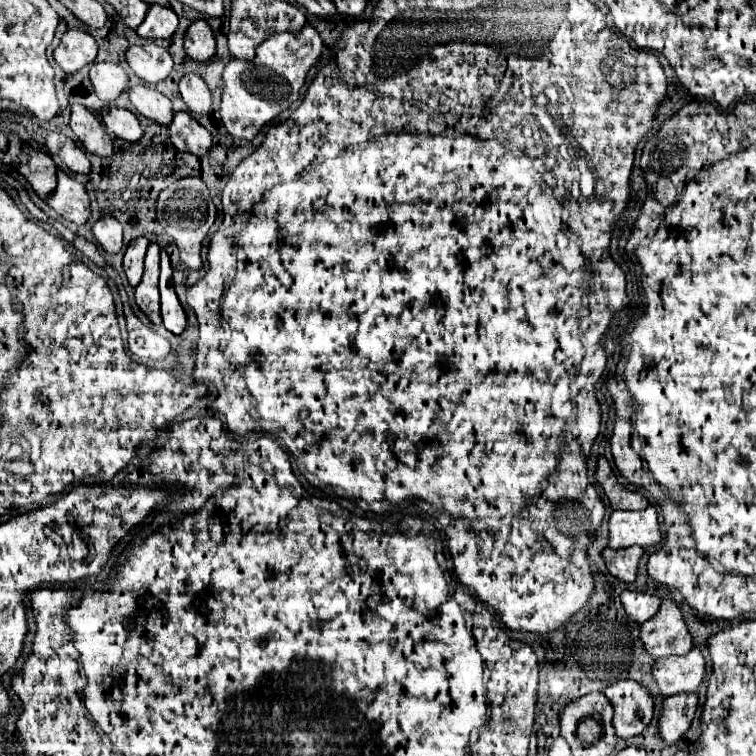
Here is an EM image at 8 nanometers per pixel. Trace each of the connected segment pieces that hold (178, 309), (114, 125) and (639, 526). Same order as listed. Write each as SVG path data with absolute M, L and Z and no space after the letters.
M163 268L161 278L159 278L159 290L161 290L161 316L163 316L163 324L169 332L173 334L181 334L185 330L187 324L187 316L185 310L175 294L173 282L171 282L171 270L167 272Z
M107 106L107 108L101 110L101 116L103 116L107 130L113 132L117 138L123 138L127 142L139 142L143 138L141 124L131 110Z
M653 506L645 510L615 510L609 518L609 546L629 548L629 546L657 546L661 542L661 530L657 522L657 512Z

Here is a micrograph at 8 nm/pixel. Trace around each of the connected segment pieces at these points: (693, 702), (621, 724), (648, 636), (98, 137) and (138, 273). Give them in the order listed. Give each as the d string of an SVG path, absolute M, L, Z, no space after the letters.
M675 694L663 700L659 734L667 744L677 742L691 728L691 722L697 712L697 704L699 704L697 694Z
M619 680L605 688L603 694L615 708L613 726L623 740L639 736L651 724L655 698L643 684L635 680Z
M663 600L659 612L641 626L645 650L655 658L681 656L693 648L693 638L675 600Z
M73 104L71 112L71 130L77 134L77 138L83 142L87 152L109 158L113 156L113 140L97 120L97 116L87 110L81 104Z
M135 238L135 240L131 240L131 244L125 250L123 268L125 268L127 280L129 280L131 286L137 286L141 282L141 276L143 276L143 260L145 260L147 246L149 246L149 240L147 238Z

